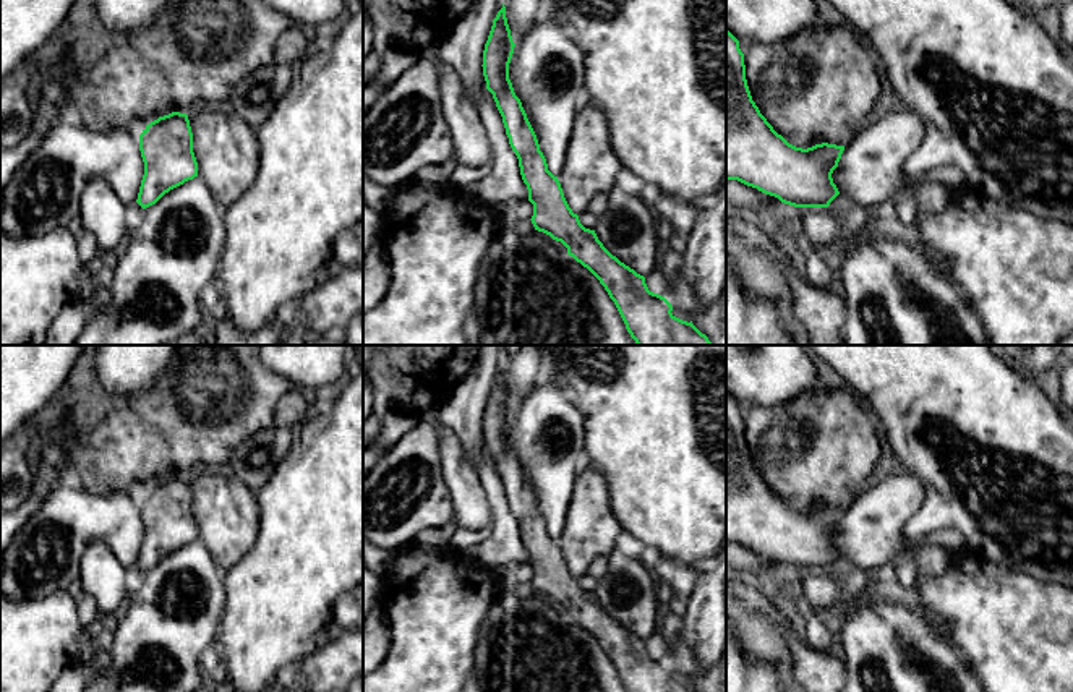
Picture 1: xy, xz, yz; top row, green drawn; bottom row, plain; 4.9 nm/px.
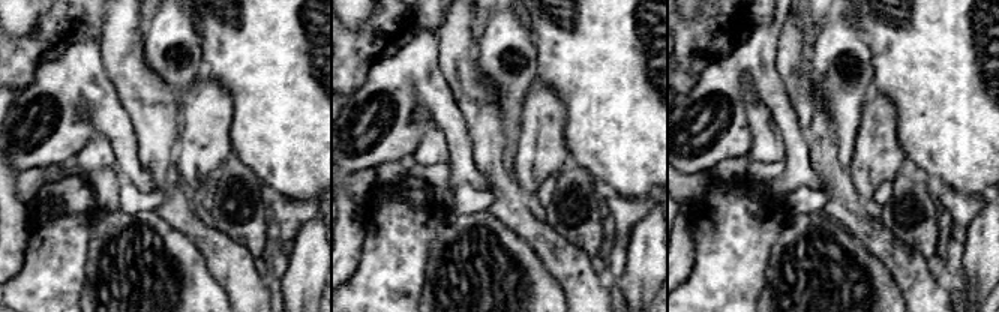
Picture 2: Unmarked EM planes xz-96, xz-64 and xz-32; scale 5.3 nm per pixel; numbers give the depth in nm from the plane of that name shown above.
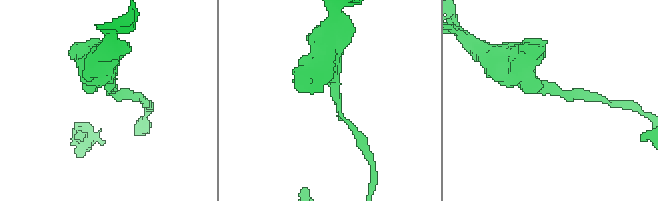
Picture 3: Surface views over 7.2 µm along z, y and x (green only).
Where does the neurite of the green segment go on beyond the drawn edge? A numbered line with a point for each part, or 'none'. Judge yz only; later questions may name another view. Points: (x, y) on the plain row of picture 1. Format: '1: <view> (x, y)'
none

